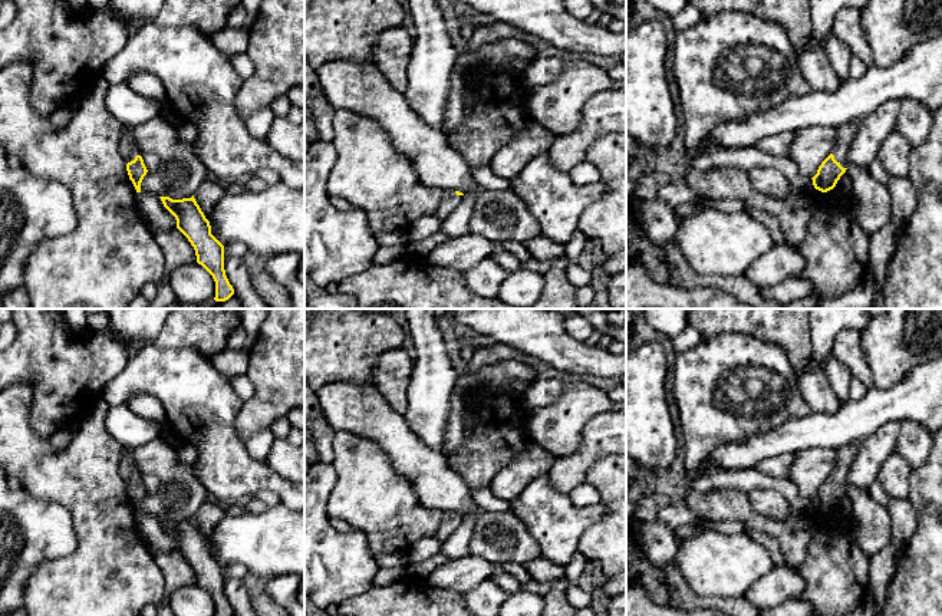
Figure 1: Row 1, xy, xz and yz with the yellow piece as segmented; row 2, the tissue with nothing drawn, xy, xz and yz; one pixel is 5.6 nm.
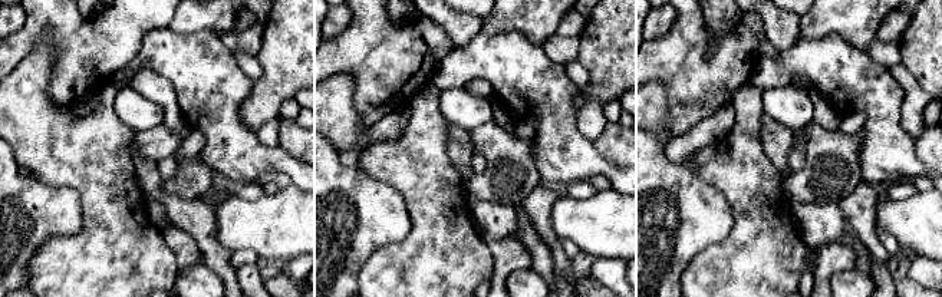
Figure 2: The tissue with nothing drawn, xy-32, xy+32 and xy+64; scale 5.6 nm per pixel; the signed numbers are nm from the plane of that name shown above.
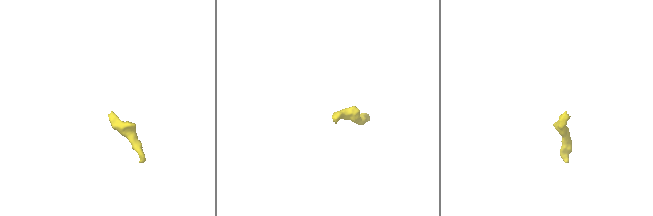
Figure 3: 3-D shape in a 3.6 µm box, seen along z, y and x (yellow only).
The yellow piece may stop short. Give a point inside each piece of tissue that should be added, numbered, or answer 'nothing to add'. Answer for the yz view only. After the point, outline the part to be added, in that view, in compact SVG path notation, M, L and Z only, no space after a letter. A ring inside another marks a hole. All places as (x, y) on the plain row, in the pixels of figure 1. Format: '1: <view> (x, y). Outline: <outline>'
1: yz (845, 455). Outline: M852 444L836 449L837 458L831 475L843 490L849 488L849 478L847 478L849 468L852 465L854 455L857 454L859 445L860 444Z

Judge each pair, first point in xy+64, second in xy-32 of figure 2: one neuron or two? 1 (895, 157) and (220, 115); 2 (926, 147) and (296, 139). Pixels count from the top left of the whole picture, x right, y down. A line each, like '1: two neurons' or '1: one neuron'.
1: one neuron
2: one neuron

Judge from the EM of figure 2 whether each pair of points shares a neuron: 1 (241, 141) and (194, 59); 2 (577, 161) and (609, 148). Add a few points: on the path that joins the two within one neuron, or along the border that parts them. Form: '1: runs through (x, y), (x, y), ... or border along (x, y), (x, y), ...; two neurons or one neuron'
1: runs through (226, 121), (224, 93), (213, 79); one neuron
2: border along (592, 142), (609, 162), (621, 168); two neurons

